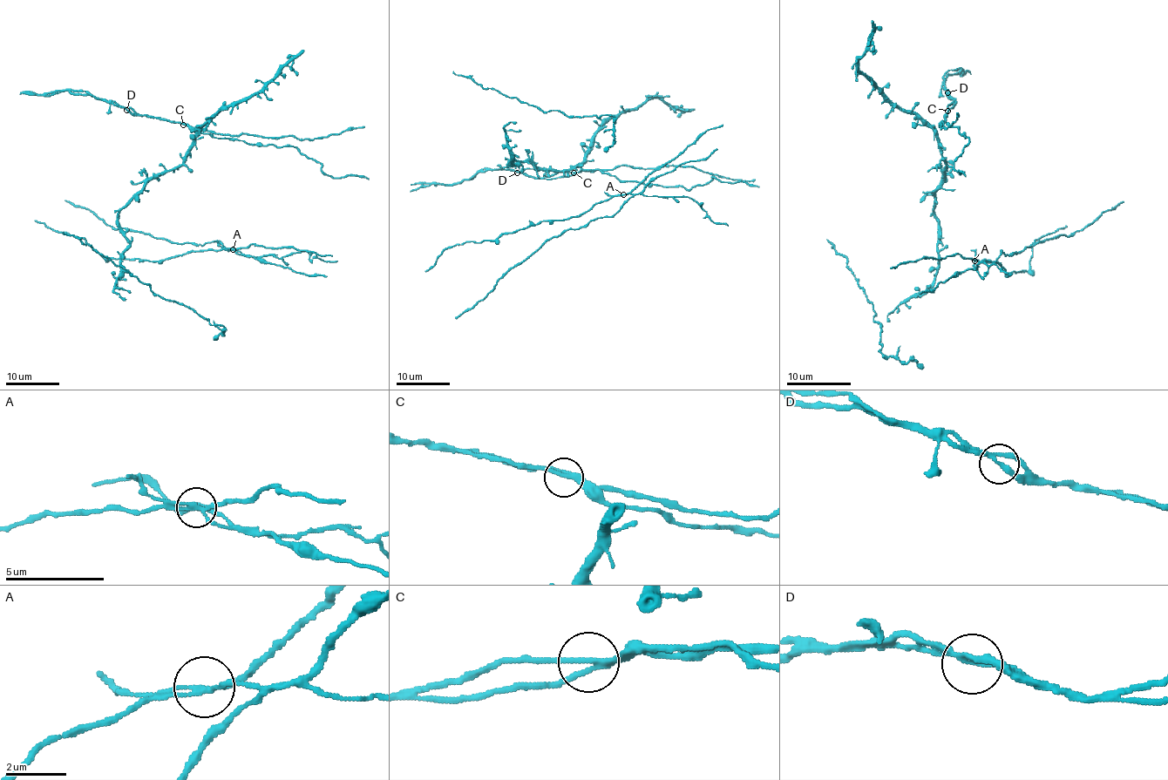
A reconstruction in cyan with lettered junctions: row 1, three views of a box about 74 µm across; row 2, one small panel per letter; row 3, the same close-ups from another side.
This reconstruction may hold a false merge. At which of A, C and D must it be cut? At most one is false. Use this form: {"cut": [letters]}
{"cut": ["A"]}

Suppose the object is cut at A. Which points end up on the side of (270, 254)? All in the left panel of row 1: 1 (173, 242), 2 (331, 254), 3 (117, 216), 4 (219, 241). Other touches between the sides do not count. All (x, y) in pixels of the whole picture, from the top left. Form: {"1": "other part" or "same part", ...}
{"1": "same part", "2": "other part", "3": "other part", "4": "same part"}

